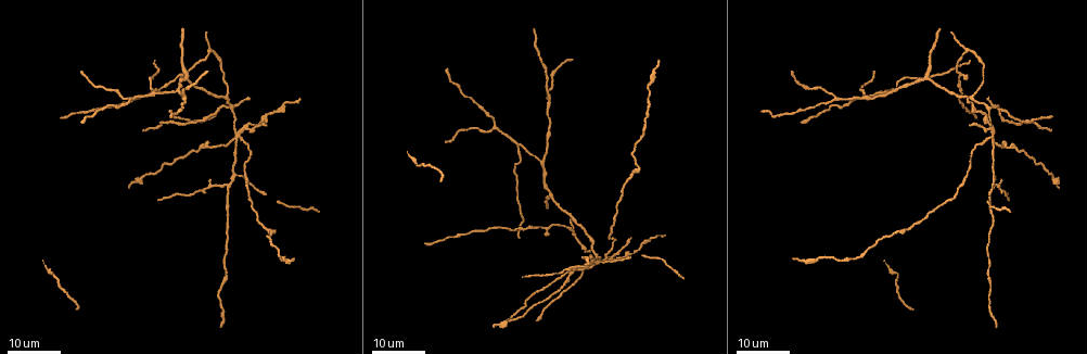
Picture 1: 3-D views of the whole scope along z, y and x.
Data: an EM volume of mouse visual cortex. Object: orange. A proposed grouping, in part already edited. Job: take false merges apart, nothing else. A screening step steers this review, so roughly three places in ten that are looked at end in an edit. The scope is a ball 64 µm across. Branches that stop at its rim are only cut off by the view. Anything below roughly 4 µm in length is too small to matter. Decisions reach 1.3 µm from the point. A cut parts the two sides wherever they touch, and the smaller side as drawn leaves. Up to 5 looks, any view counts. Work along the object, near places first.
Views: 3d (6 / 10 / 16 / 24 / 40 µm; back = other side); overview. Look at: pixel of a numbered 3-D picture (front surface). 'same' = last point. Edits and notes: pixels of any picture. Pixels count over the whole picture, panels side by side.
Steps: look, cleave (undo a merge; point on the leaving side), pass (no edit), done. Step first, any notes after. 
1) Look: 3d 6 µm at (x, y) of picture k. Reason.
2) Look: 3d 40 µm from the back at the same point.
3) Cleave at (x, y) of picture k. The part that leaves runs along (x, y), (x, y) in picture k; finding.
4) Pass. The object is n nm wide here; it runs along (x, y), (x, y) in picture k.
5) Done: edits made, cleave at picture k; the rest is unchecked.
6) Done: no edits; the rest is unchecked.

Look: 3d 24 µm at (992, 133) of picture 1. Looks like a crossing.

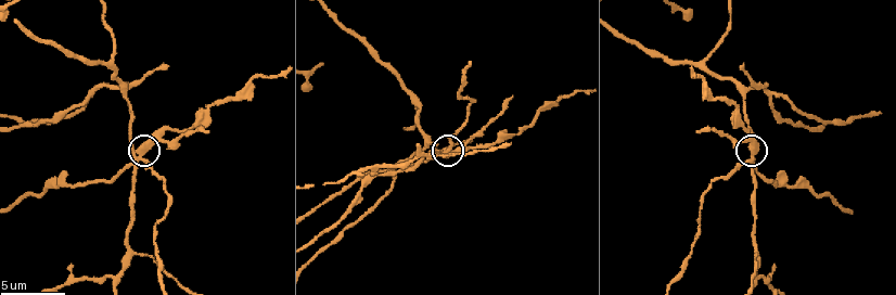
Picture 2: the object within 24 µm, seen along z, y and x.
Look: 3d 6 µm at (444, 153) of picture 2.

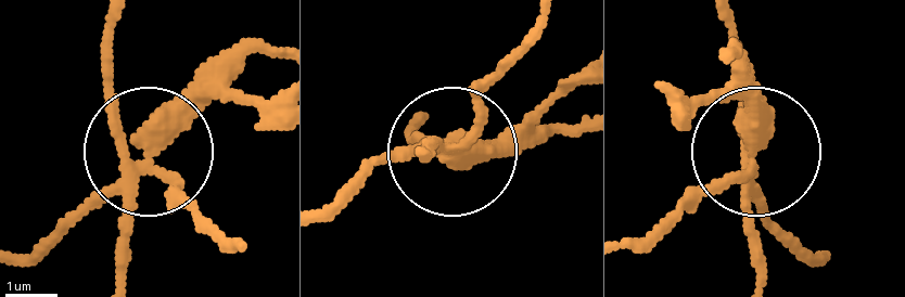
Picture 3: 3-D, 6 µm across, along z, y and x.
Cleave at (66, 212) of picture 3. The object is 340 nm wide here; the part that leaves runs along (132, 170), (236, 240) in picture 3; a second cell is stuck on.

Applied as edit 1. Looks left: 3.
Look: 3d 16 µm at (122, 274) of picture 2. Branch point.

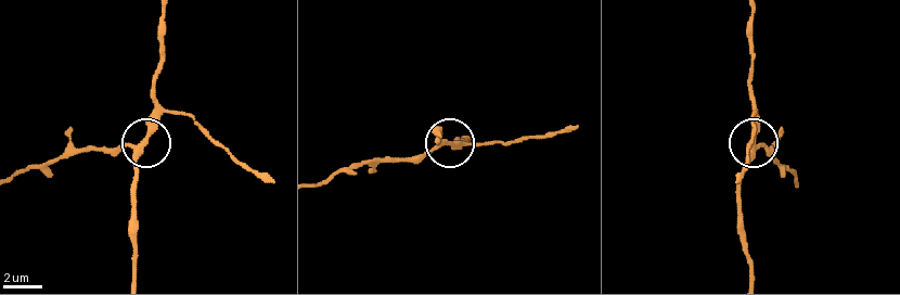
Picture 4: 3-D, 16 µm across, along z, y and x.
Cleave at (114, 151) of picture 4. The part that leaves runs along (140, 144), (74, 150), (15, 176) in picture 4; two cells meet here.

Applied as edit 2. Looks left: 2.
Done: edits made, cleave at picture 3, cleave at picture 4; the rest is unchecked.

